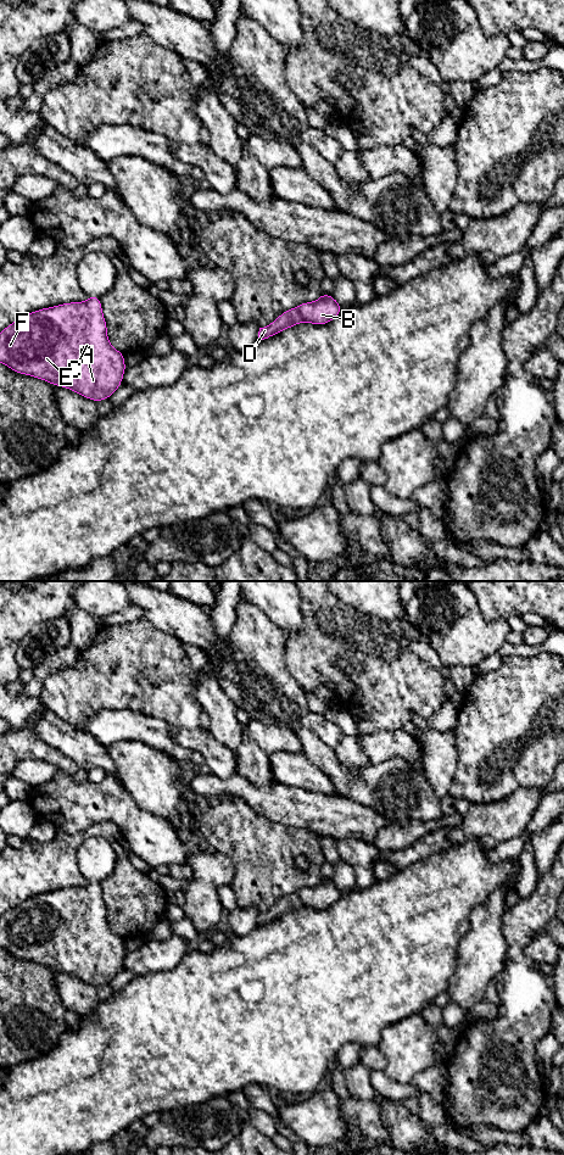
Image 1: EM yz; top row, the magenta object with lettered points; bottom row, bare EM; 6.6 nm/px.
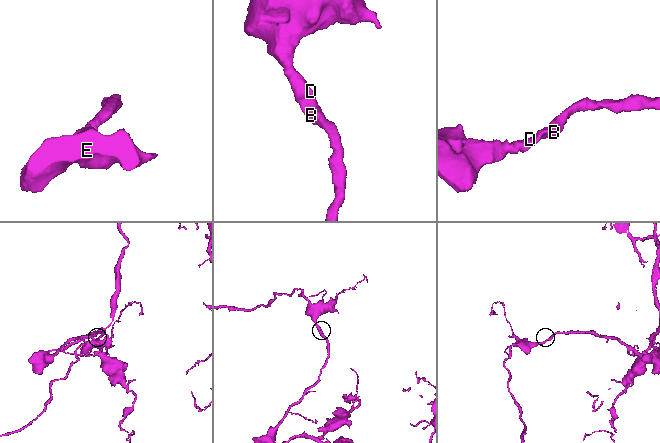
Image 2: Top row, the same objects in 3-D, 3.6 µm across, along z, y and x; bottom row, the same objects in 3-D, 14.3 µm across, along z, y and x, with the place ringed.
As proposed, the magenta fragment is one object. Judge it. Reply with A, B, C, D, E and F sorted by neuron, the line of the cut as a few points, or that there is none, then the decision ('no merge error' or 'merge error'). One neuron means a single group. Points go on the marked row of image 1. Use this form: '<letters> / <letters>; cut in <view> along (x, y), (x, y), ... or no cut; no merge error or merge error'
A B C D E F; no cut; no merge error

